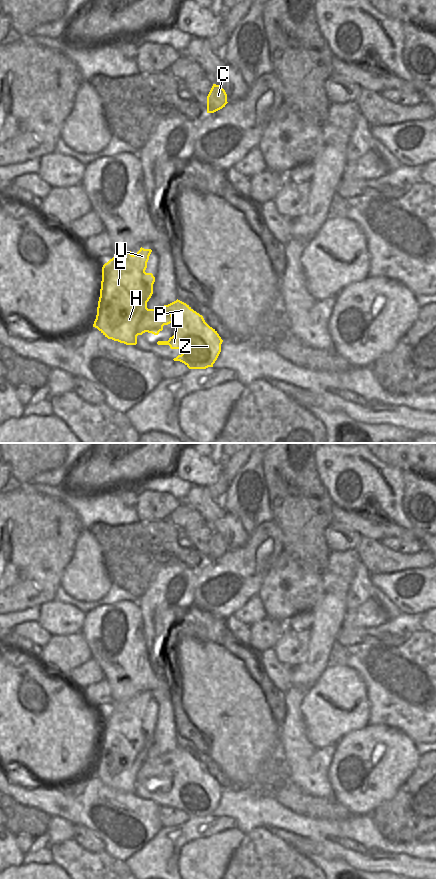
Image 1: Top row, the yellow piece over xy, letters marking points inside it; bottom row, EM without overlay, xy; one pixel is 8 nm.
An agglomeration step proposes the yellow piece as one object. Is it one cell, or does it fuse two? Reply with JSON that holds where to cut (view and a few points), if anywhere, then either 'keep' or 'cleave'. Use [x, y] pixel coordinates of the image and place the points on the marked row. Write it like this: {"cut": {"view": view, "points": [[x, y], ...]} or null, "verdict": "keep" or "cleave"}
{"cut": null, "verdict": "keep"}

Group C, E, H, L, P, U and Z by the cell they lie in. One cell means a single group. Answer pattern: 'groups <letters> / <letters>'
groups C E H L P U Z

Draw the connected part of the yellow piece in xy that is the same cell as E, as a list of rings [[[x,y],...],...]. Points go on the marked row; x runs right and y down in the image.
[[[141,247],[134,255],[131,251],[115,255],[103,265],[100,297],[93,327],[108,339],[126,345],[136,345],[138,335],[145,332],[158,335],[164,325],[176,323],[175,334],[168,341],[158,341],[157,344],[180,349],[182,354],[173,360],[184,363],[189,369],[213,367],[221,352],[223,340],[217,331],[205,322],[202,315],[178,299],[156,309],[147,308],[155,282],[153,274],[145,272],[151,252],[151,249]]]

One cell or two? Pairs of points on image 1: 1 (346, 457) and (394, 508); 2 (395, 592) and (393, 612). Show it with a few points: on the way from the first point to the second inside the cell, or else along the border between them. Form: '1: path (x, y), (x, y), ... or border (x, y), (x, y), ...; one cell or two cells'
1: path (356, 470), (381, 495); one cell
2: border (377, 588), (402, 613); two cells

